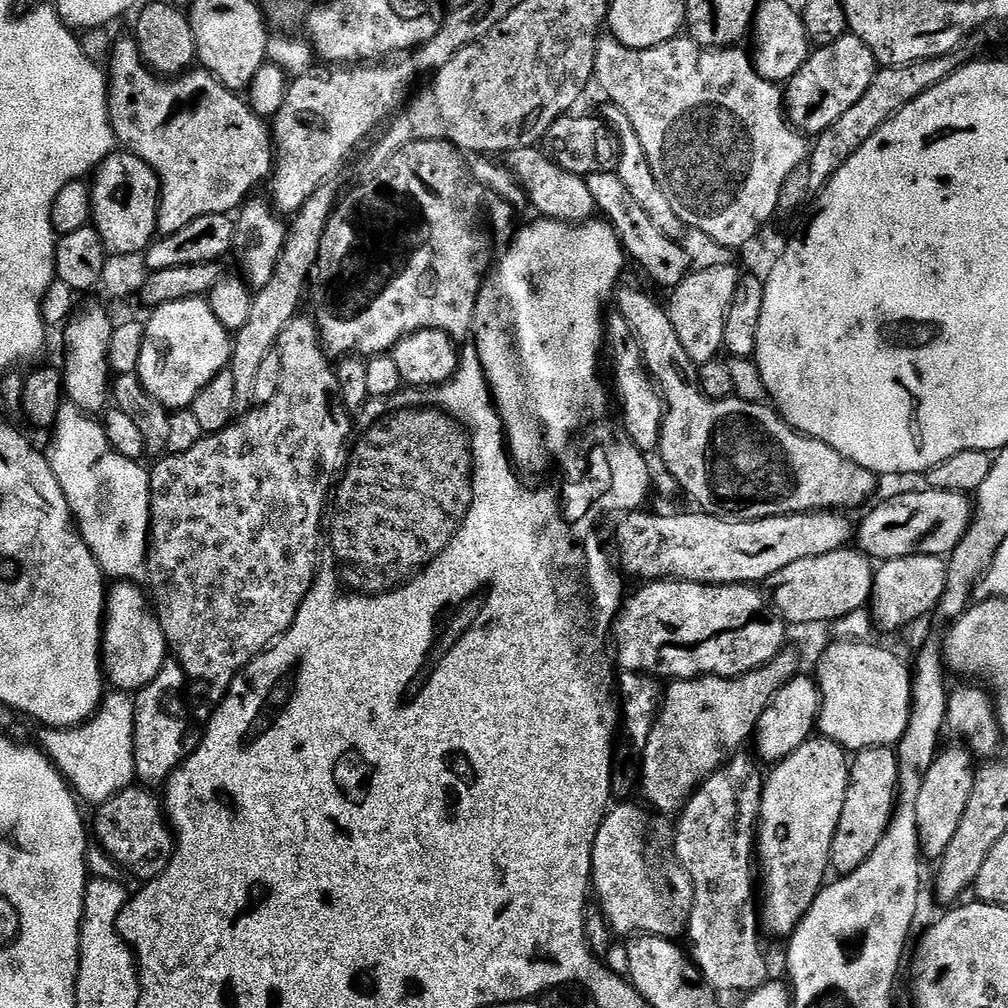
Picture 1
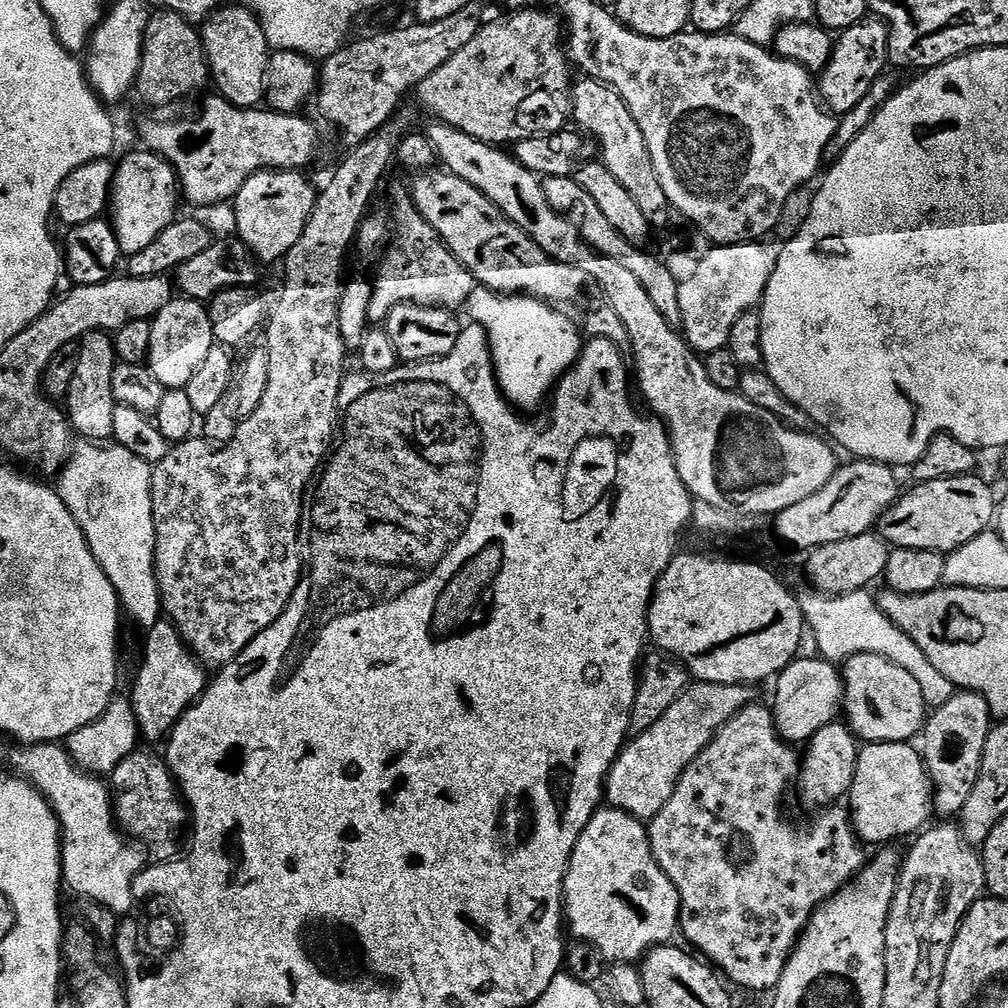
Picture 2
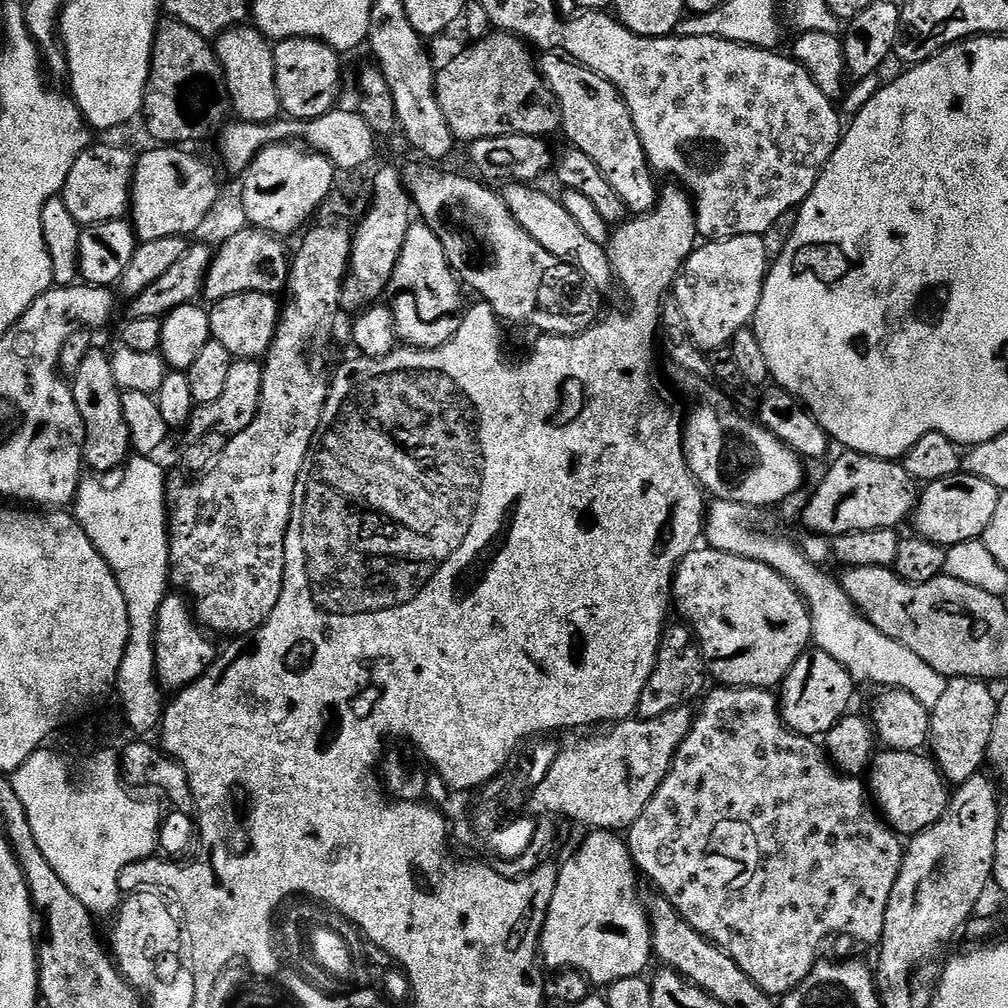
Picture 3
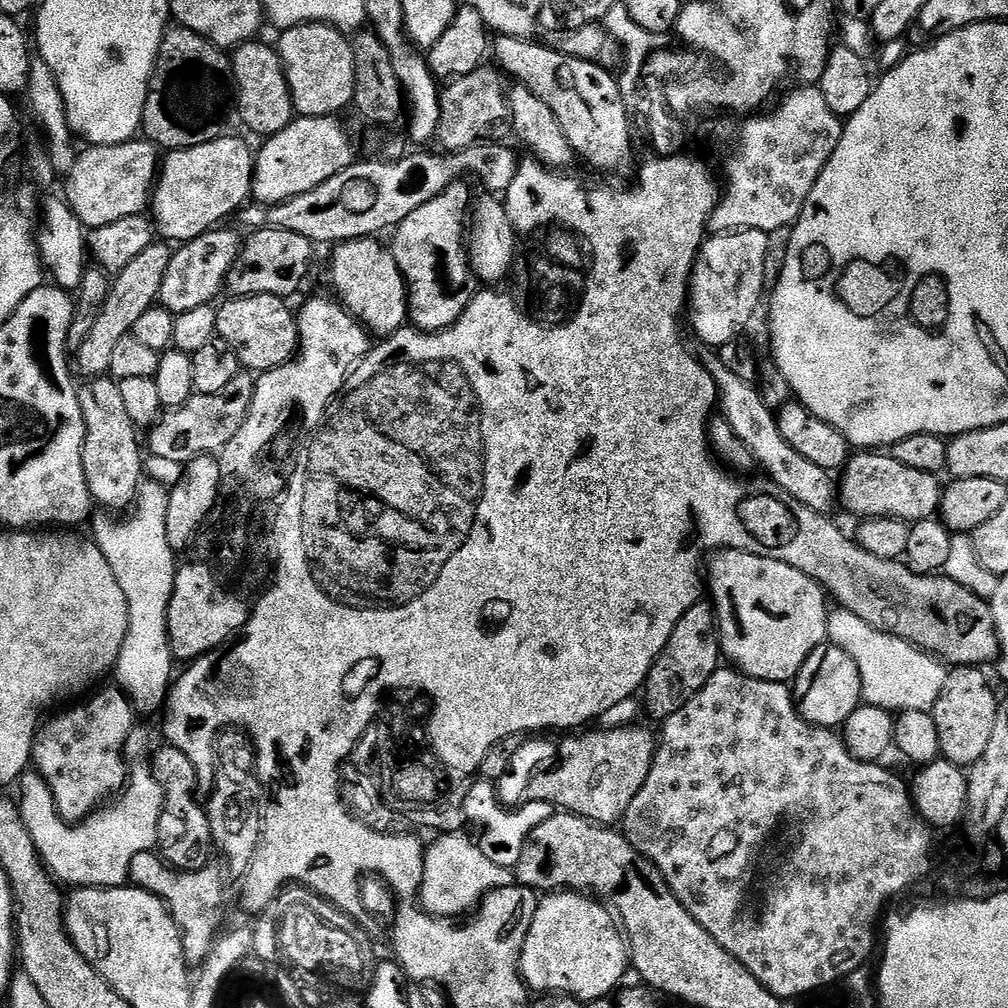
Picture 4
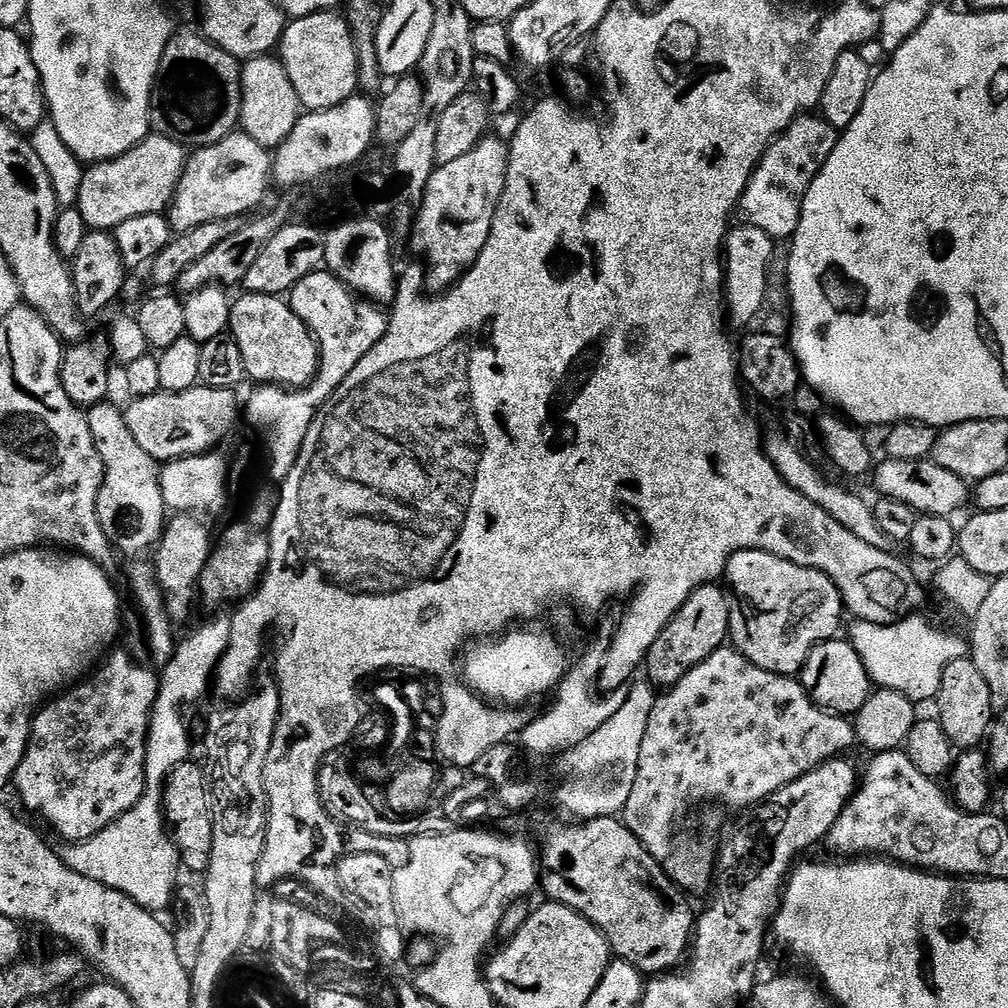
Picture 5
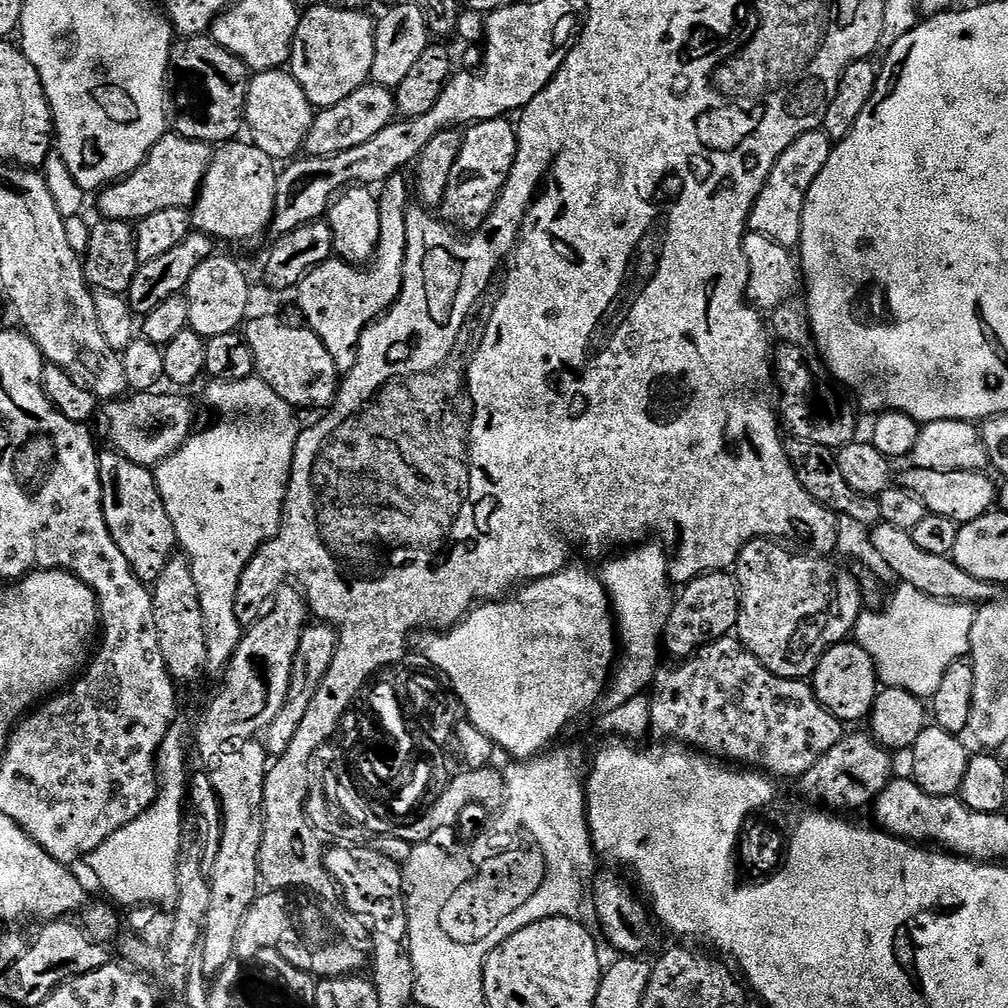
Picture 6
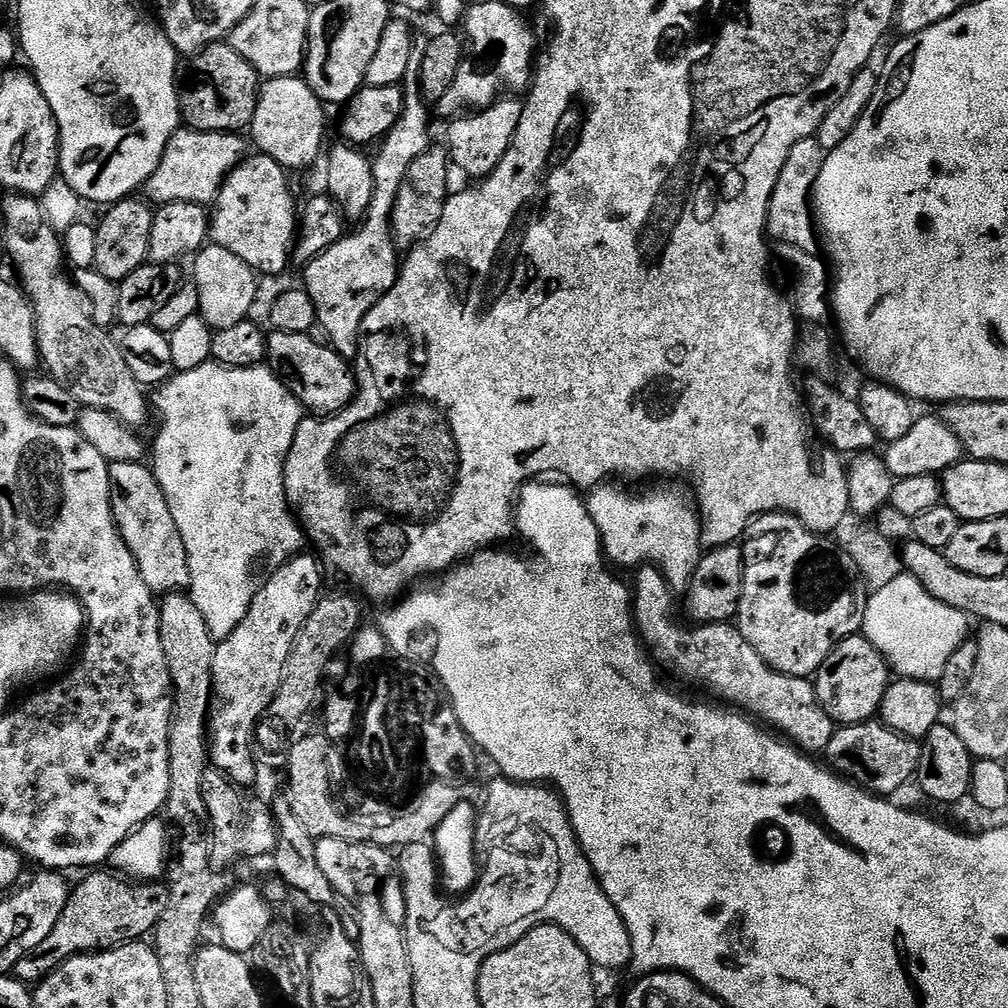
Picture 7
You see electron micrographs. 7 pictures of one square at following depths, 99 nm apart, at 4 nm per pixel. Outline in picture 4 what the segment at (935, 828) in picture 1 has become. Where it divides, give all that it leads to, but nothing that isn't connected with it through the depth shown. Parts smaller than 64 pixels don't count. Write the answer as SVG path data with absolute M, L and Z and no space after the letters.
M956 666L949 671L946 678L946 686L938 698L934 709L936 725L940 738L940 750L943 759L961 766L971 766L982 758L982 753L986 751L986 746L990 742L990 734L994 734L994 722L996 721L996 710L998 707L998 695L992 689L992 684L988 681L988 676L983 667L980 666Z

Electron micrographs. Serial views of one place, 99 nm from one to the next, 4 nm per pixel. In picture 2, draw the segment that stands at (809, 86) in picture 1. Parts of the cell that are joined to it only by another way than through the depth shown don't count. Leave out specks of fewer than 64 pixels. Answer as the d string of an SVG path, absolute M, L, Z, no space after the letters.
M865 18L859 24L850 26L845 32L835 37L832 45L832 57L823 72L818 76L818 99L831 115L839 118L844 116L874 86L876 80L881 79L884 64L888 58L888 28L883 21L875 18Z

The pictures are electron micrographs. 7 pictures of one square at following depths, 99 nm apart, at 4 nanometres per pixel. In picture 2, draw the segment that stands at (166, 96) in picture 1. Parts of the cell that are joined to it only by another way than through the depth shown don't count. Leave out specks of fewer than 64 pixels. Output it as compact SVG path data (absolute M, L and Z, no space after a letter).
M208 96L196 108L193 116L168 116L165 120L144 120L140 124L143 147L156 152L176 171L179 191L192 204L208 208L223 200L235 201L238 190L250 177L269 170L304 170L320 148L320 132L304 117L304 114L287 116L281 112L263 110L259 107L239 108L223 96Z

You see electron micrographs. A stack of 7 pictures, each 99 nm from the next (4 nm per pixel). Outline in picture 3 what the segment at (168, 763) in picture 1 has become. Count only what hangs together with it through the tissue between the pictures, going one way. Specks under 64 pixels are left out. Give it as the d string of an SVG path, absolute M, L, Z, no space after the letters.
M183 594L165 596L162 606L158 606L154 638L156 679L165 693L175 694L183 688L189 688L197 678L206 674L206 670L218 655L218 648L212 645L211 639L213 637L196 619L189 597Z

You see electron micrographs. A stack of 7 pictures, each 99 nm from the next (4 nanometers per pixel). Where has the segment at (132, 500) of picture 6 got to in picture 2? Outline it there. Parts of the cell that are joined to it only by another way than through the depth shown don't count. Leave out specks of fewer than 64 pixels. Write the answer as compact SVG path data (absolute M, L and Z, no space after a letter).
M89 332L78 344L78 370L74 370L74 382L66 401L68 423L77 437L88 442L108 442L114 430L116 399L112 383L117 366L116 346L113 337L106 332Z

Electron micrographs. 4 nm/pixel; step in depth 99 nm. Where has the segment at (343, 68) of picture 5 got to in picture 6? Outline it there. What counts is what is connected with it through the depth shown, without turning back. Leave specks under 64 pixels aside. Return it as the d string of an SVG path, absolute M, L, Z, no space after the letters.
M320 2L317 8L301 15L292 47L290 71L313 109L338 106L342 98L350 98L354 90L369 83L374 66L377 21L368 15L367 11L331 8L326 2Z

